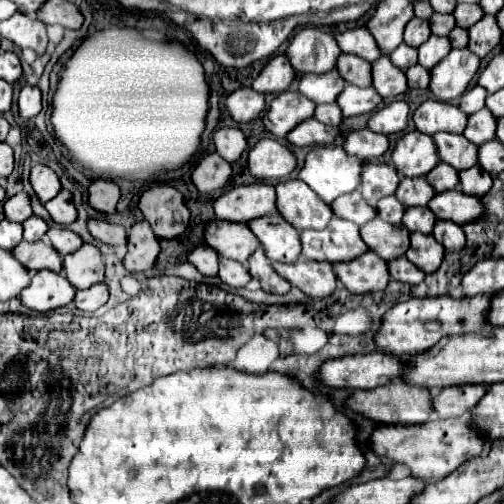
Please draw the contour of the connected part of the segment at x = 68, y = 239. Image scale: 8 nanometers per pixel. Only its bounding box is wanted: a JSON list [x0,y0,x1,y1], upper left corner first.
[47,226,83,256]

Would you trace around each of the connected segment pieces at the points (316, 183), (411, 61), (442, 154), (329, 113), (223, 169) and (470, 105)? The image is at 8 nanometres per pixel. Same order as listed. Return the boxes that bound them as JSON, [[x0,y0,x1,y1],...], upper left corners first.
[[299,146,361,204],[389,44,417,70],[433,134,477,170],[315,104,341,126],[191,152,231,194],[459,86,487,114]]

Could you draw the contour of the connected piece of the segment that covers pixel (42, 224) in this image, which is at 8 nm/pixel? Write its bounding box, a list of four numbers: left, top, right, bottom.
[23,216,47,242]

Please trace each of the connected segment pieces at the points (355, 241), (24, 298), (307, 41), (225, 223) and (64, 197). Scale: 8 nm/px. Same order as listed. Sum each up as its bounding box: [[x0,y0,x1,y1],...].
[[301,216,369,264],[19,270,73,312],[285,26,341,74],[203,218,259,264],[43,190,77,226]]

